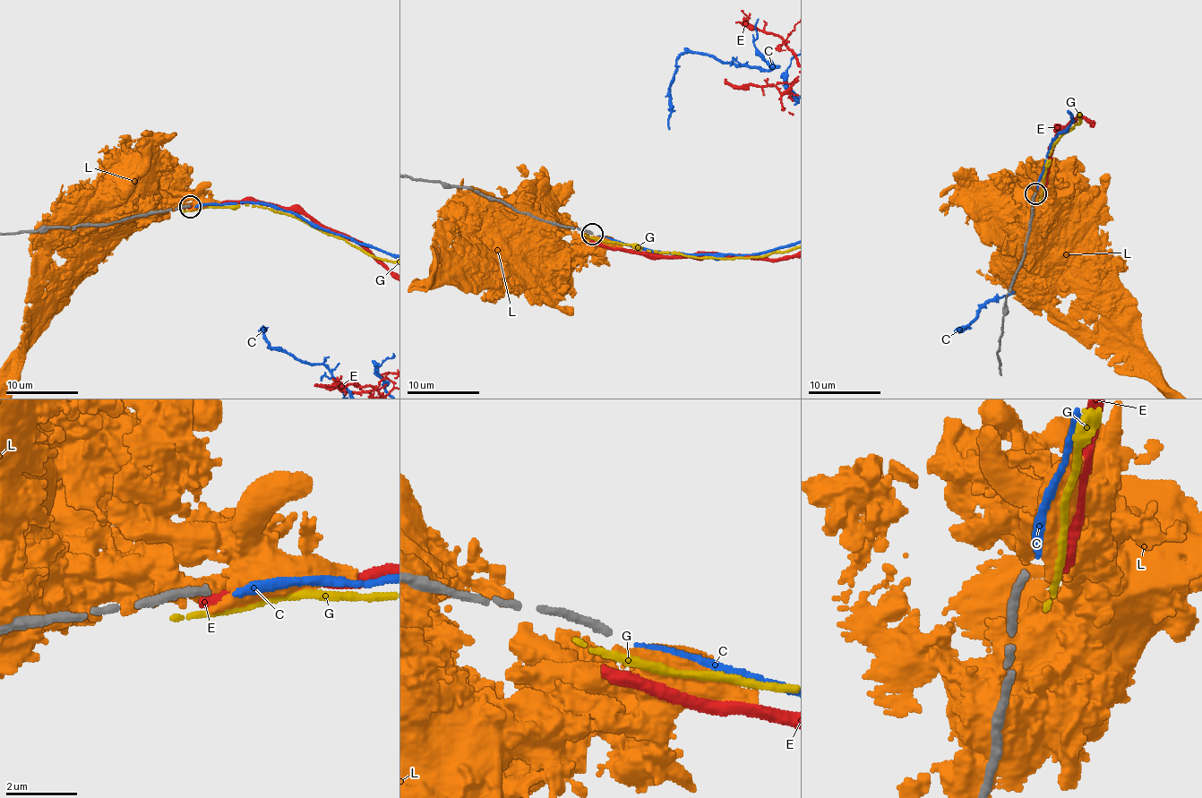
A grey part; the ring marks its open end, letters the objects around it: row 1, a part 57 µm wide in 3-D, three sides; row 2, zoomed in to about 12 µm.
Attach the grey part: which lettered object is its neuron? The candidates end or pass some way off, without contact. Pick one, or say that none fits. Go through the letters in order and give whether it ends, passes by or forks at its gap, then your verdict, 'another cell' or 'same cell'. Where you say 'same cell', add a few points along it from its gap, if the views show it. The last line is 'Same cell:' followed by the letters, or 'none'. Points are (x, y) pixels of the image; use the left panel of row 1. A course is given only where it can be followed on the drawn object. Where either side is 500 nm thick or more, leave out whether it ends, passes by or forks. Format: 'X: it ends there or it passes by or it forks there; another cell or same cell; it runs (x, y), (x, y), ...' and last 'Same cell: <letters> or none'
C: it ends there; same cell
E: it ends there; another cell
G: it ends there; another cell
L: it ends there; another cell
Same cell: C

